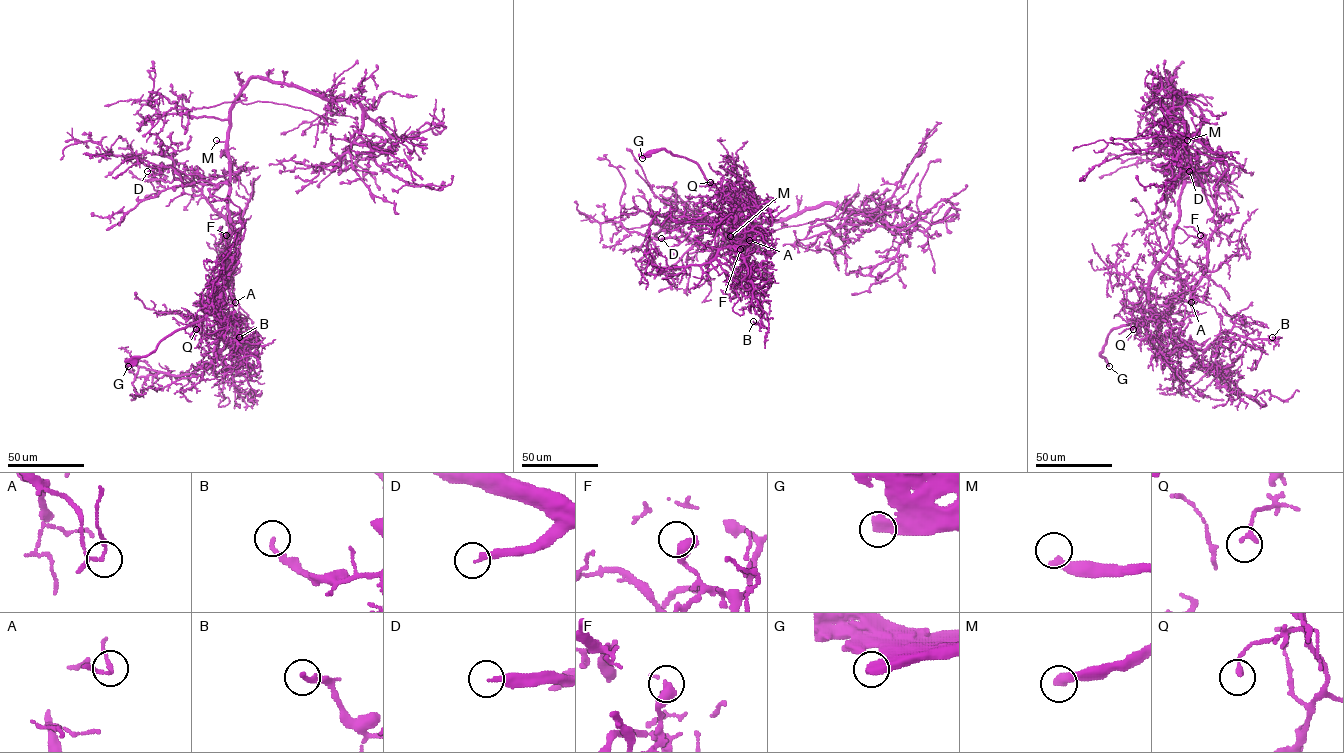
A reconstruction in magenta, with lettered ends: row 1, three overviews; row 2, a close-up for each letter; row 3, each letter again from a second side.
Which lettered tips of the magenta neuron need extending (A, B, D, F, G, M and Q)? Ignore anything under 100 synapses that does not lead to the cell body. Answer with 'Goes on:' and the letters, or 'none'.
Goes on: D, G, M

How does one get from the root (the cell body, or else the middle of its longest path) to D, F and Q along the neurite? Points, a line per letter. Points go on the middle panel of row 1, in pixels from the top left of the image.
D: (743, 234), (732, 245), (715, 246), (704, 246), (686, 236), (661, 238)
F: (743, 234), (748, 249), (727, 251), (722, 256), (740, 269), (744, 264), (740, 249)
Q: (743, 234), (742, 228), (753, 220), (752, 211), (739, 199), (720, 192), (710, 182)

